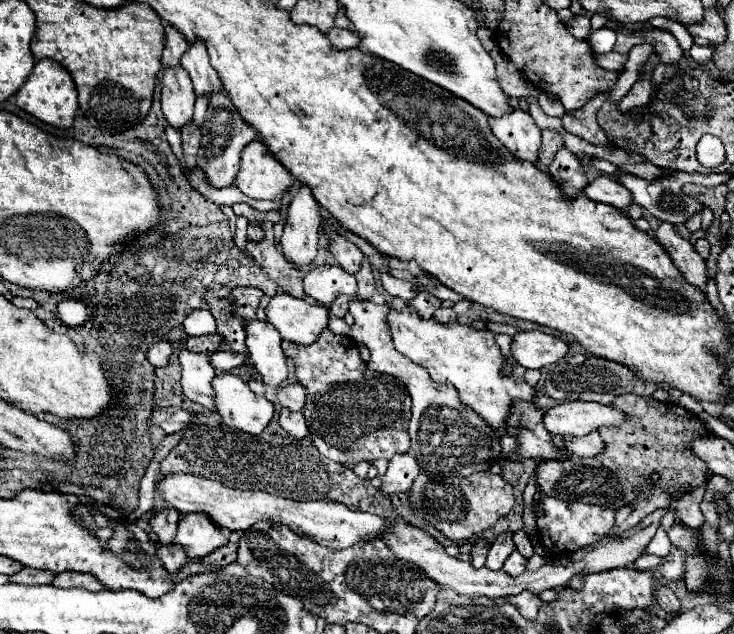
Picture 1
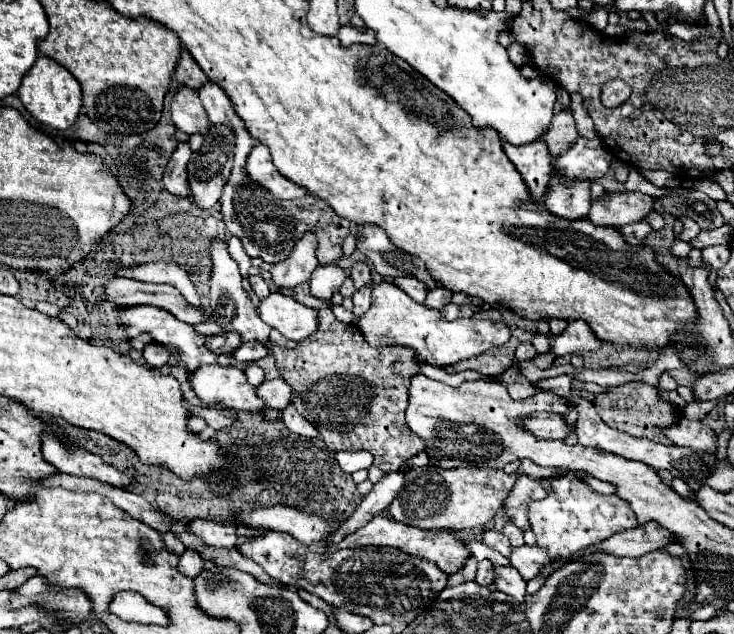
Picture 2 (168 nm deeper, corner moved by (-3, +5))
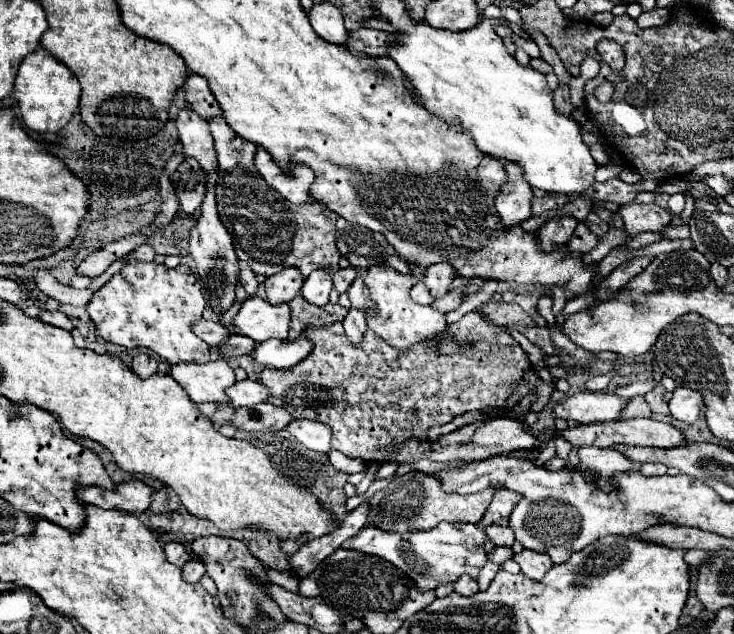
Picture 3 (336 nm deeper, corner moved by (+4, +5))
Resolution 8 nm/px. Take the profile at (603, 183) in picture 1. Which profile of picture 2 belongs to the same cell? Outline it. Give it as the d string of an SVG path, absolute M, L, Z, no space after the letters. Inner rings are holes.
M605 192L591 202L589 220L597 226L615 226L639 222L653 210L653 198L641 192Z

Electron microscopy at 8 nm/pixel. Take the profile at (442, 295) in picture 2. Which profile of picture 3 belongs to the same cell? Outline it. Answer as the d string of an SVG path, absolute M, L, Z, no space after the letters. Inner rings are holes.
M438 262L424 268L424 282L434 298L446 296L452 290L454 278L456 278L456 270L452 270L448 262Z

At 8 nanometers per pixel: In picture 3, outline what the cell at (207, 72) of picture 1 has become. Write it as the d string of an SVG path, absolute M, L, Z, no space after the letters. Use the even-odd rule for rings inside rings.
M214 118L208 124L220 164L220 180L216 186L218 212L234 240L238 260L246 262L252 272L260 276L272 276L288 266L296 266L302 278L308 278L314 268L336 272L340 254L336 250L334 224L338 214L312 198L302 206L280 198L280 194L272 190L254 168L254 154L258 146L236 136L224 118Z

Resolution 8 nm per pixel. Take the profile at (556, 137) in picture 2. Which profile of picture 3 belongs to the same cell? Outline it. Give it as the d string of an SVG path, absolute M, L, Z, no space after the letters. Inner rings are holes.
M558 84L558 88L554 90L554 106L562 114L572 114L574 106L570 104L570 90L566 88L566 84Z

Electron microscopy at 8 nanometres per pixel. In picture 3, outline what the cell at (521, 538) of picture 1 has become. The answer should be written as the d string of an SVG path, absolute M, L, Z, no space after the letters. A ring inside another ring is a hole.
M488 526L486 536L494 546L512 546L514 544L514 532L508 526Z

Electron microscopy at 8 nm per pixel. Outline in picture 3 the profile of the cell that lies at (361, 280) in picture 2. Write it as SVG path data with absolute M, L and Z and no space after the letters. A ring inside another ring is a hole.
M358 276L358 278L354 280L354 284L350 286L350 290L348 290L348 296L350 296L352 308L364 310L364 314L368 316L368 312L376 312L376 308L374 308L374 304L372 304L372 300L368 300L368 294L366 294L366 292L368 292L368 288L366 288L362 276Z

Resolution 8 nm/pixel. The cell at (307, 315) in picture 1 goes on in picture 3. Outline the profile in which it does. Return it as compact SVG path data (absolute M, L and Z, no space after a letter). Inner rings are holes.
M258 296L248 298L238 314L234 316L236 334L248 336L256 342L264 342L268 338L288 338L288 324L290 324L290 308L288 304L272 306L268 300Z

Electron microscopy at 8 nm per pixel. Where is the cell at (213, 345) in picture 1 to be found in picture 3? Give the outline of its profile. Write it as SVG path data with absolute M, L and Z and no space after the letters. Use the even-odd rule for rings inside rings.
M230 336L222 346L220 346L220 352L224 358L230 358L230 356L246 356L246 354L252 354L256 348L256 342L254 340L248 340L248 336Z

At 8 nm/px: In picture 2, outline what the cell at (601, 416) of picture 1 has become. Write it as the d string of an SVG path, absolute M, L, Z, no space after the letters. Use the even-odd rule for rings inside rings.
M535 412L529 418L525 418L523 424L531 434L535 434L537 438L543 438L543 440L553 440L553 438L565 440L571 432L575 432L573 430L575 426L567 424L565 416L555 416L549 412Z

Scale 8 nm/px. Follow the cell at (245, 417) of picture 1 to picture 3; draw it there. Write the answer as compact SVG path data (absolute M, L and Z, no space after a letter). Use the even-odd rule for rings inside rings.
M222 358L206 364L176 364L168 374L188 392L192 402L228 404L224 390L236 382L234 370Z

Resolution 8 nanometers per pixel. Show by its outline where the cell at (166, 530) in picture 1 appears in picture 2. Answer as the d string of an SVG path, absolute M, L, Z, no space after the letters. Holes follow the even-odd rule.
M165 532L165 534L163 534L163 540L165 540L165 544L167 544L167 550L173 552L173 554L177 554L177 556L185 550L183 542L181 542L173 532Z

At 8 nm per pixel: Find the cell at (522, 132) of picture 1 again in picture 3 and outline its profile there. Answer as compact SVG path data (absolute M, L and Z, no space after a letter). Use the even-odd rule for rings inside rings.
M502 162L506 170L506 182L502 186L502 192L496 196L496 212L502 220L504 228L512 228L532 216L530 212L530 200L532 200L532 188L526 180L522 180L522 170L518 164Z

